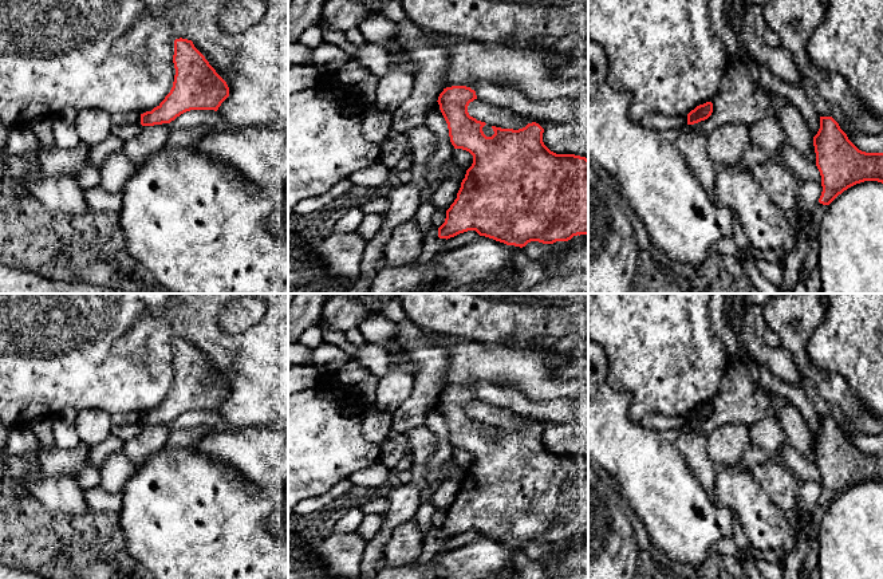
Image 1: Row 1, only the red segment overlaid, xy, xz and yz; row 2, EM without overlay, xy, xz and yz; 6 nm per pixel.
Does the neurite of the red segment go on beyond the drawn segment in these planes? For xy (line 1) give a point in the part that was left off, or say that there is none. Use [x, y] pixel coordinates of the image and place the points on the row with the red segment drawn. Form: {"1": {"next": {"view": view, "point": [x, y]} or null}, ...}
{"1": {"next": null}}

